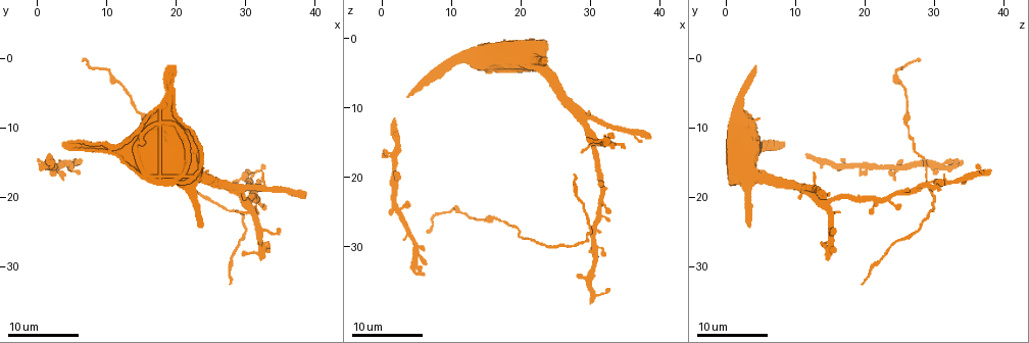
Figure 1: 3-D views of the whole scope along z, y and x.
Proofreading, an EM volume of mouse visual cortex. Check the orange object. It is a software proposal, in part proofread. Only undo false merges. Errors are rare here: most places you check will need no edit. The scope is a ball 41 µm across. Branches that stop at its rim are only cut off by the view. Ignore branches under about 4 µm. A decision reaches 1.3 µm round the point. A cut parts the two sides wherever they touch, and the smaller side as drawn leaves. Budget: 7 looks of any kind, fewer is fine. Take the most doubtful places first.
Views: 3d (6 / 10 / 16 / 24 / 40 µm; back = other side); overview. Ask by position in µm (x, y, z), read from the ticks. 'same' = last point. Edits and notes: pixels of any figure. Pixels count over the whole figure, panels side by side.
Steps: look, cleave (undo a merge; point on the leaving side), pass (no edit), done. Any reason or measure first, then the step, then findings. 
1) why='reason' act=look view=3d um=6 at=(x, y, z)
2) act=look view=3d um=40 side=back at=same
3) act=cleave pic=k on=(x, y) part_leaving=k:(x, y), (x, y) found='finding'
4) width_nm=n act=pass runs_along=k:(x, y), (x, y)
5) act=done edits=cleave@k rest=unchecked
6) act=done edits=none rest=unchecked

why='calibre changes' act=look view=3d um=6 at=(10.5, 2.0, 24.0)

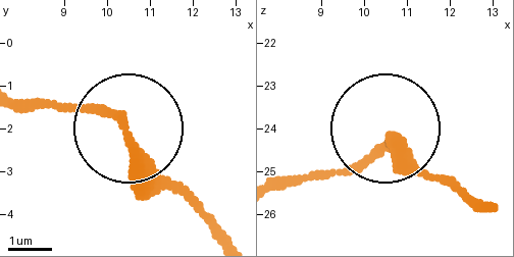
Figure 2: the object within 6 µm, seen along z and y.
why='from behind' act=look view=3d um=6 side=back at=(10.40, 2.05, 24.50)

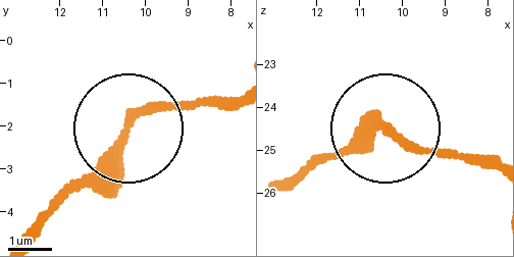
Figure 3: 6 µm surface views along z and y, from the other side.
width_nm=260 act=pass runs_along=3:(19, 238), (130, 127), (213, 95) found='one cell here'

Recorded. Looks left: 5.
act=look view=3d um=10 at=(30.0, 18.5, 11.0)

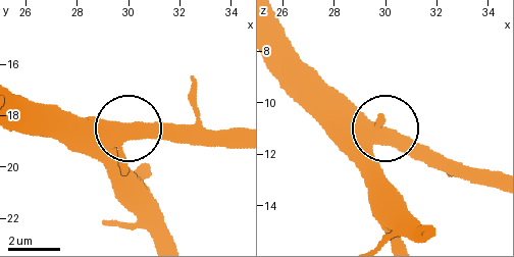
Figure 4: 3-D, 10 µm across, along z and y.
arms=3 act=pass runs_along=4:(374, 151), (394, 132), (438, 168) found='all the same cell'

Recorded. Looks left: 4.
why='narrows sharply' act=look view=3d um=6 at=(14.0, 6.0, 26.0)

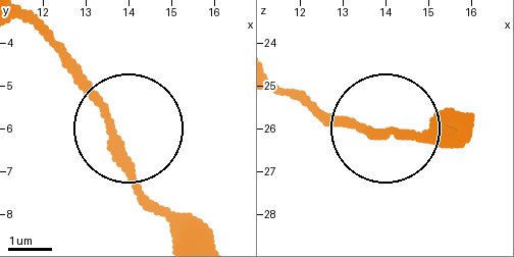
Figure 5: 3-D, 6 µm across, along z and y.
width_nm=190 act=pass found='one cell here'

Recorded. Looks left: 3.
act=done edits=none rest=unchecked

